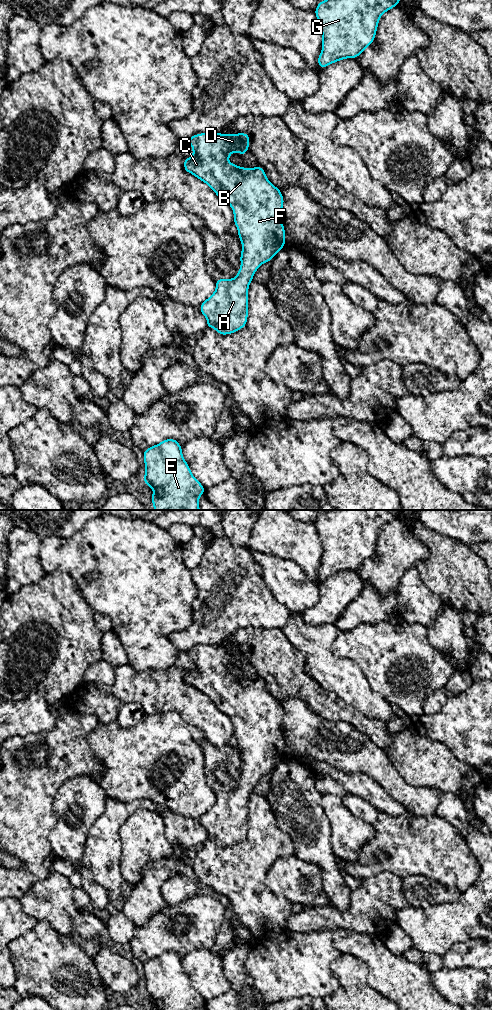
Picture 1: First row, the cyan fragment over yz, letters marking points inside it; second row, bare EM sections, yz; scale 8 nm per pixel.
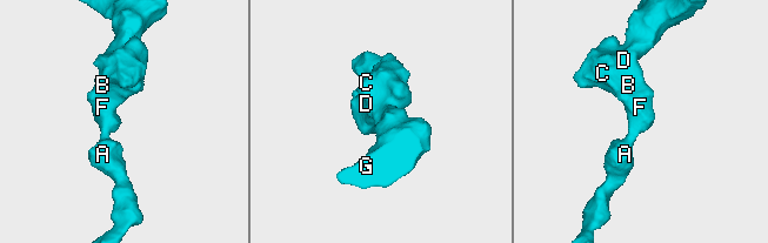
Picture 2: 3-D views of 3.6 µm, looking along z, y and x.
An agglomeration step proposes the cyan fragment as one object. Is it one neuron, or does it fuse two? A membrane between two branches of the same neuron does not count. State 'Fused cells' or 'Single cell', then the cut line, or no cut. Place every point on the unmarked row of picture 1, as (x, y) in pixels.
Single cell. No split

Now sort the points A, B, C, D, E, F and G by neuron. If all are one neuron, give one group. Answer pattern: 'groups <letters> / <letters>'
groups A B C D E F G

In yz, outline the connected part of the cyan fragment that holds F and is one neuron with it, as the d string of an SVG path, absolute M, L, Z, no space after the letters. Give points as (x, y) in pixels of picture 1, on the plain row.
M200 645L187 651L193 661L193 667L190 670L184 670L184 681L195 689L206 695L216 707L229 716L234 725L234 736L238 741L238 749L242 755L242 764L240 768L241 779L238 786L233 791L216 792L216 802L208 811L206 811L200 820L201 825L207 831L207 839L215 841L221 847L232 846L245 839L248 829L248 800L253 792L254 785L263 775L268 775L275 769L279 762L285 758L285 741L281 734L280 726L284 711L277 699L275 699L266 689L262 679L256 678L252 681L243 680L228 673L229 668L237 663L244 667L249 661L250 648L246 645L221 646L221 645Z

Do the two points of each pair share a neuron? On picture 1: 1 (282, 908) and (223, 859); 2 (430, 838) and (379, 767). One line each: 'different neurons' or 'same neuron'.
1: same neuron
2: different neurons

